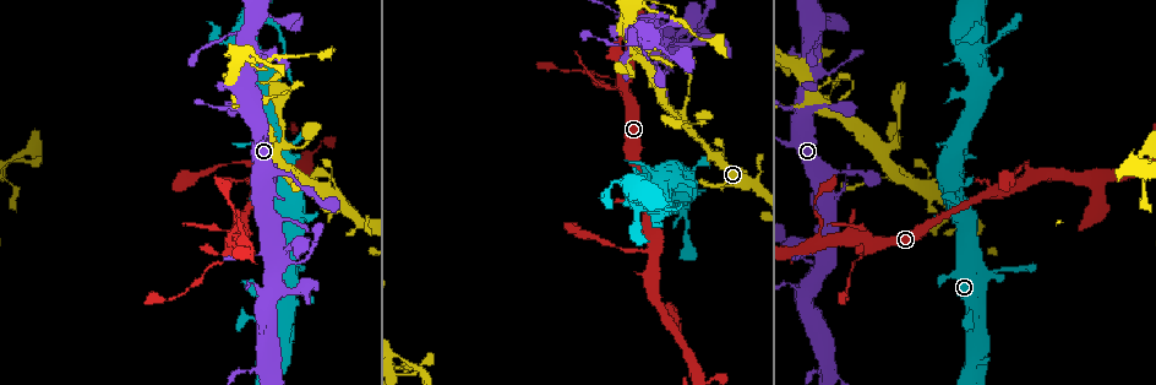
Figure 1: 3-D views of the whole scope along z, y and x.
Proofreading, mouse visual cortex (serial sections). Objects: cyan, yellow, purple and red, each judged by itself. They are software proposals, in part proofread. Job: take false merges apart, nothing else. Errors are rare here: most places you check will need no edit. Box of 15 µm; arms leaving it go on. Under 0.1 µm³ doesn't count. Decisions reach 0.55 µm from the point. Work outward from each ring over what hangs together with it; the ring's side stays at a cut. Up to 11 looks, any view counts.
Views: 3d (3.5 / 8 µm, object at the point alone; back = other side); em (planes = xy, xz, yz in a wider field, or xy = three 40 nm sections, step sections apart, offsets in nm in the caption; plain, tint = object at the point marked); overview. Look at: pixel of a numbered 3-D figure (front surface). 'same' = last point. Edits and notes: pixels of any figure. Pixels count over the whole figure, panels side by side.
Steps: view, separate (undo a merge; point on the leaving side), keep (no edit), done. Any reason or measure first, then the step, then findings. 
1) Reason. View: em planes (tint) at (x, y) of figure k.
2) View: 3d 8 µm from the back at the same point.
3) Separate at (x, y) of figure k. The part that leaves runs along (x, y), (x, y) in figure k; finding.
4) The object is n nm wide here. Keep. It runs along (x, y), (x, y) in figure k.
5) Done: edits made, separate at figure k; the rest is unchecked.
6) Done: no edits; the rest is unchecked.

Side arm on a straight run. View: 3d 3.5 µm at (821, 103) of figure 1.

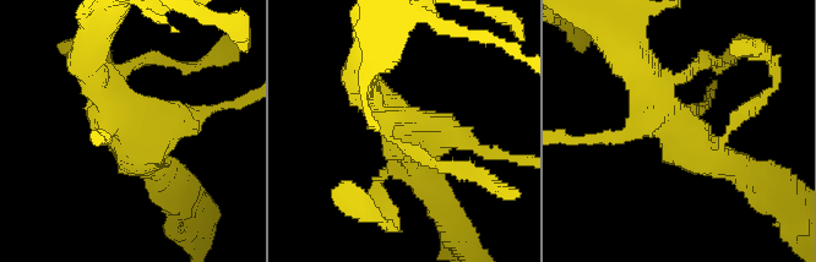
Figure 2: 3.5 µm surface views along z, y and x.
Now the EM. View: em xy step 2 (tint) at (405, 123) of figure 2.

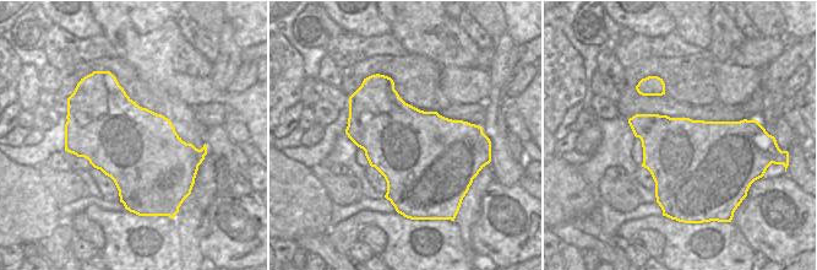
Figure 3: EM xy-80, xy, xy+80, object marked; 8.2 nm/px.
Keep. It runs along (749, 170), (698, 156), (645, 81) in figure 2; all the same cell.

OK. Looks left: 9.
Sharp bend. View: 3d 3.5 µm at (672, 45) of figure 1.

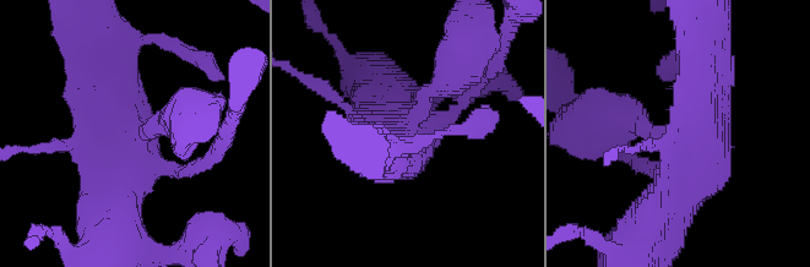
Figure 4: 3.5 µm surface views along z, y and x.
Now the EM. View: em xy step 1 (tint) at (409, 125) of figure 4.

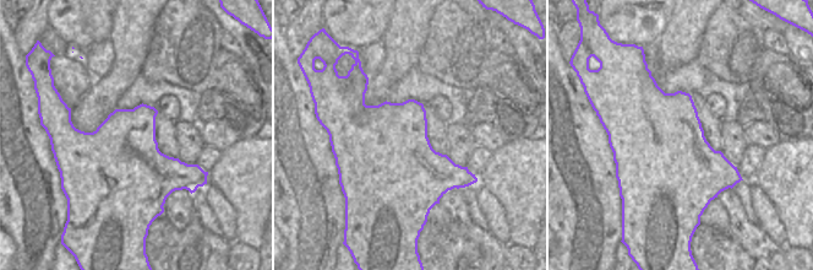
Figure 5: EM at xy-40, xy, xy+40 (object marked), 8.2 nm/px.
The object is 750 nm wide here. Keep. It runs along (708, 80), (695, 165), (648, 225) in figure 4; continuous, no second cell.

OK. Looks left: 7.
A narrow waist. View: 3d 3.5 µm at (854, 264) of figure 1.

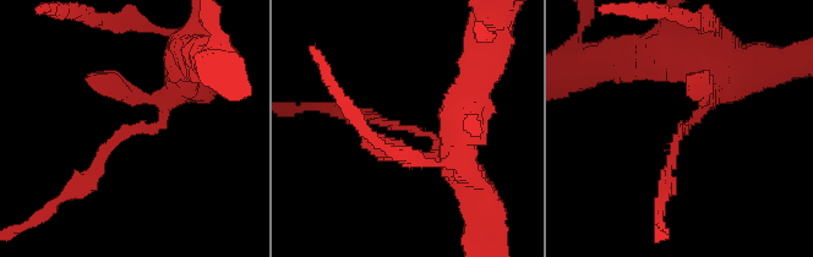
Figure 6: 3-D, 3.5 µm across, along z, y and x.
View: em xy step 1 (plain) at (403, 130) of figure 6.

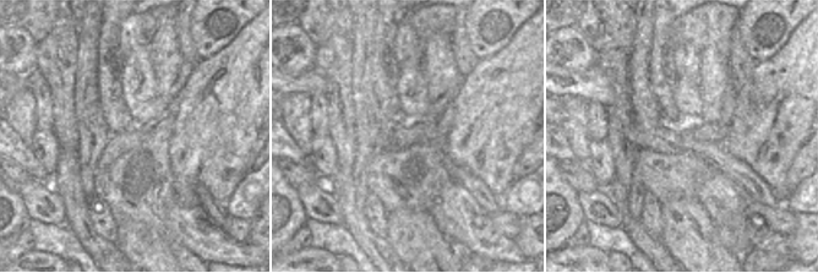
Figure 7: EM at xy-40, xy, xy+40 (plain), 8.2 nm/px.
With the object marked. View: em xy step 1 (tint) at the same point.

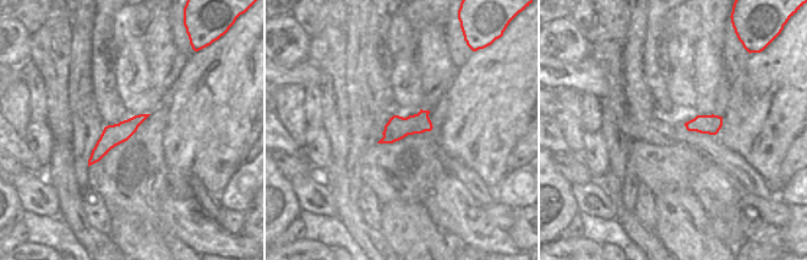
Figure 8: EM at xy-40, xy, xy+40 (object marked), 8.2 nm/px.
The arms are 150, 200 nm wide. Keep. It runs along (142, 117), (118, 133), (92, 160) in figure 8; one cell here.

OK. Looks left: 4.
Four arms meet. View: 3d 3.5 µm at (265, 359) of figure 1.

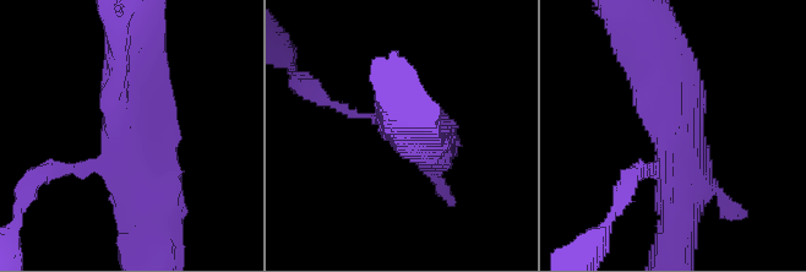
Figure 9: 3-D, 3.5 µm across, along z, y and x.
Now the EM. View: em xy step 2 (tint) at (680, 134) of figure 9.

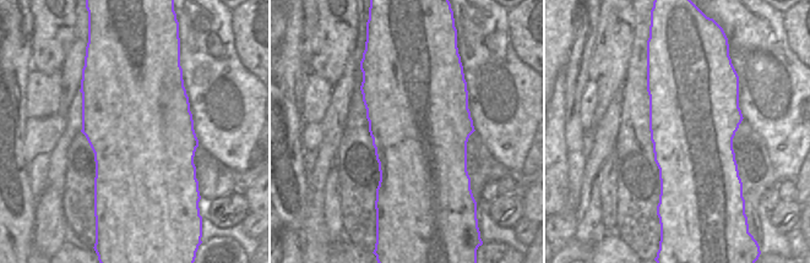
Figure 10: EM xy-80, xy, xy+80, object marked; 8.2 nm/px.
Cut it another way. View: em xy step 3 (tint) at the same point.

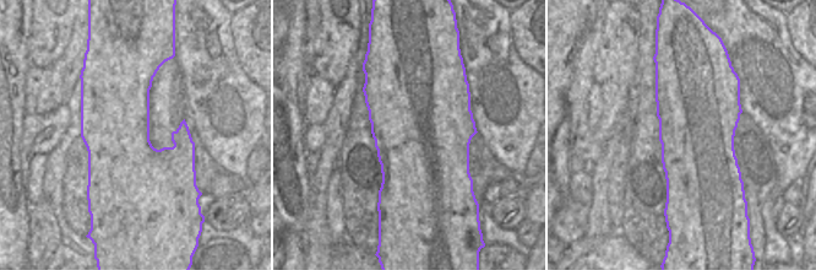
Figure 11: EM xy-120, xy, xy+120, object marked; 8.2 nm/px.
The object is 850 nm wide here. Keep. It runs along (668, 52), (680, 92), (677, 210) in figure 9; all the same cell.

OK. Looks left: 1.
Done: no edits; the rest is unchecked.

